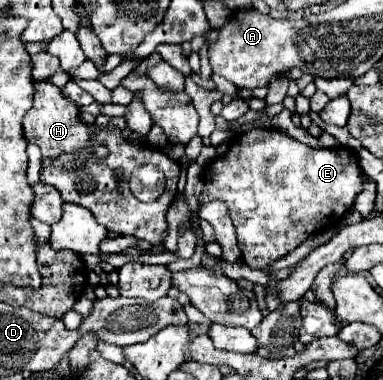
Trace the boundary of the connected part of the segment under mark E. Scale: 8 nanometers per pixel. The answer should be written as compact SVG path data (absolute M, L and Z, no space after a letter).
M253 128L239 134L225 156L219 156L205 170L205 188L199 200L223 200L231 212L231 220L237 230L237 242L243 252L243 260L251 268L267 268L277 258L295 250L311 232L337 226L343 214L353 206L355 196L361 192L367 176L359 168L357 154L349 148L311 148L281 130Z

